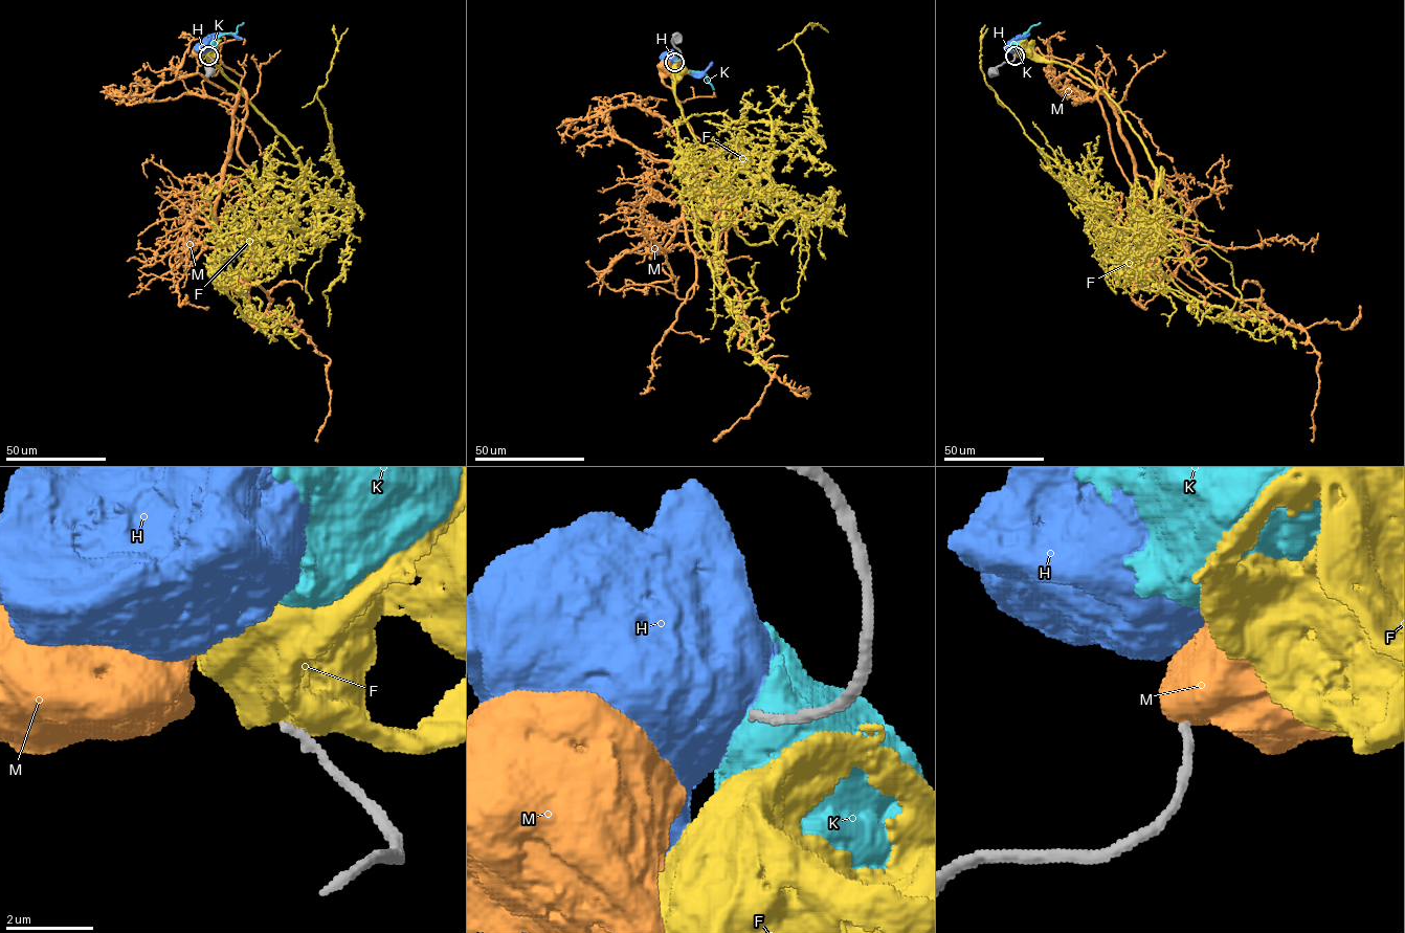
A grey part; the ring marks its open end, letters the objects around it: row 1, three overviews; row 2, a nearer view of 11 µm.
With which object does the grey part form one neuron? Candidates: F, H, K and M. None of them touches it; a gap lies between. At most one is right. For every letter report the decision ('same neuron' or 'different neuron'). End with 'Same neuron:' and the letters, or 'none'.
F: different neuron
H: different neuron
K: different neuron
M: different neuron
Same neuron: none

